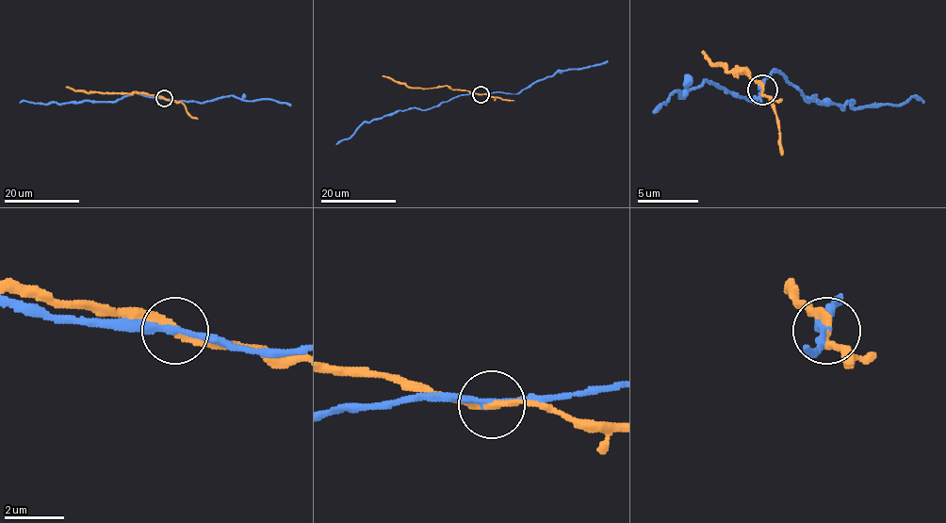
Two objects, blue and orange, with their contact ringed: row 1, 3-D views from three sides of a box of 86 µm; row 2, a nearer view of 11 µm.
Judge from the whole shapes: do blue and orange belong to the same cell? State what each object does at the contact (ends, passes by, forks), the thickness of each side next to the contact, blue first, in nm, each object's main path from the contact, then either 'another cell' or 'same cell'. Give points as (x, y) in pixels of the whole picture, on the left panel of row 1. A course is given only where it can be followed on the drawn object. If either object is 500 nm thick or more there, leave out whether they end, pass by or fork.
blue passes by; orange passes by; 200 nm thick on the blue side, 240 nm on the other; blue runs (164, 98), (133, 93), (114, 102), (19, 103); orange runs (164, 98), (135, 92), (88, 92), (66, 87); another cell

